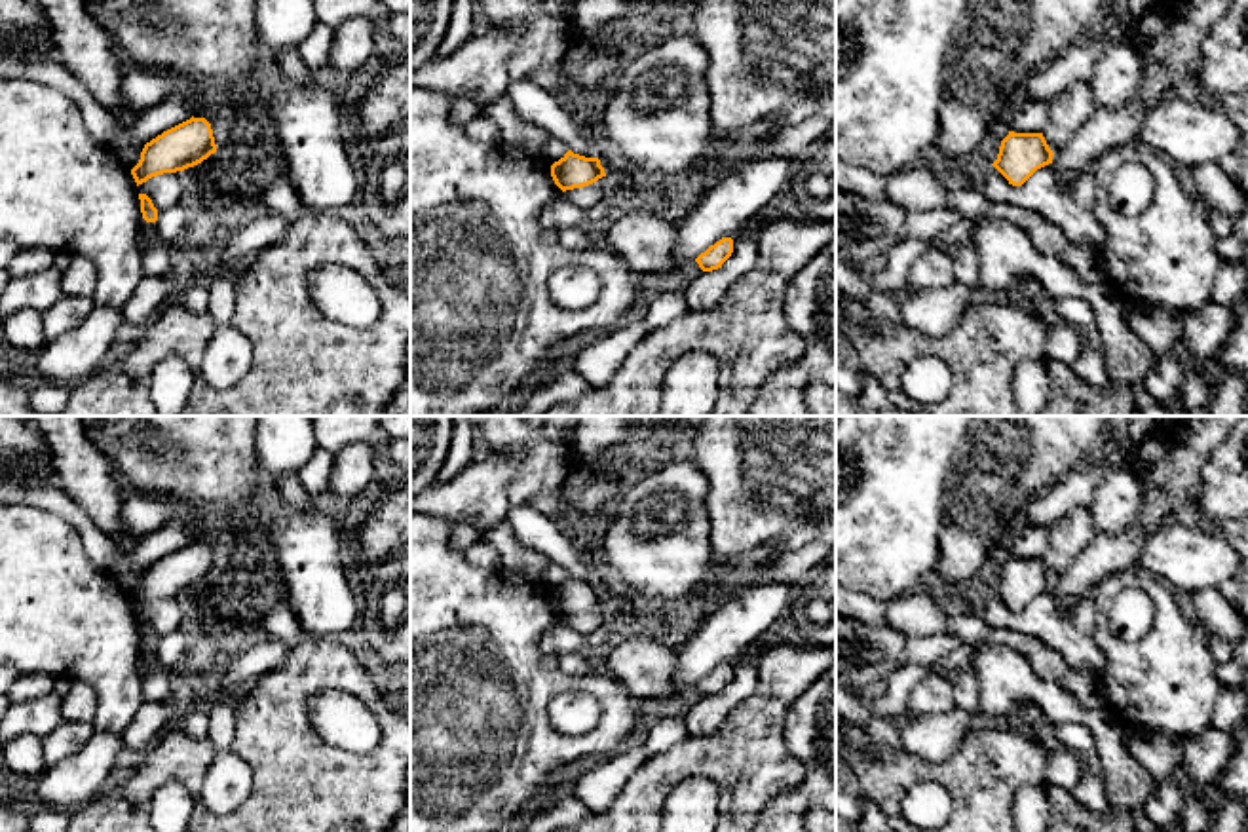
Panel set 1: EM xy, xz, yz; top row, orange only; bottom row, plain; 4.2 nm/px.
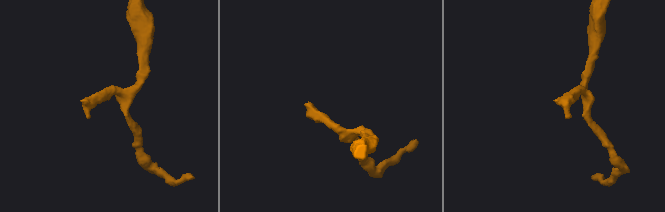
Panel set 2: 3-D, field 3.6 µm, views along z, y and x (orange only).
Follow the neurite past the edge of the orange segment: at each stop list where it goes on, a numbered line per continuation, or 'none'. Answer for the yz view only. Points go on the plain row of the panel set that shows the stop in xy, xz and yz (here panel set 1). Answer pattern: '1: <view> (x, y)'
none

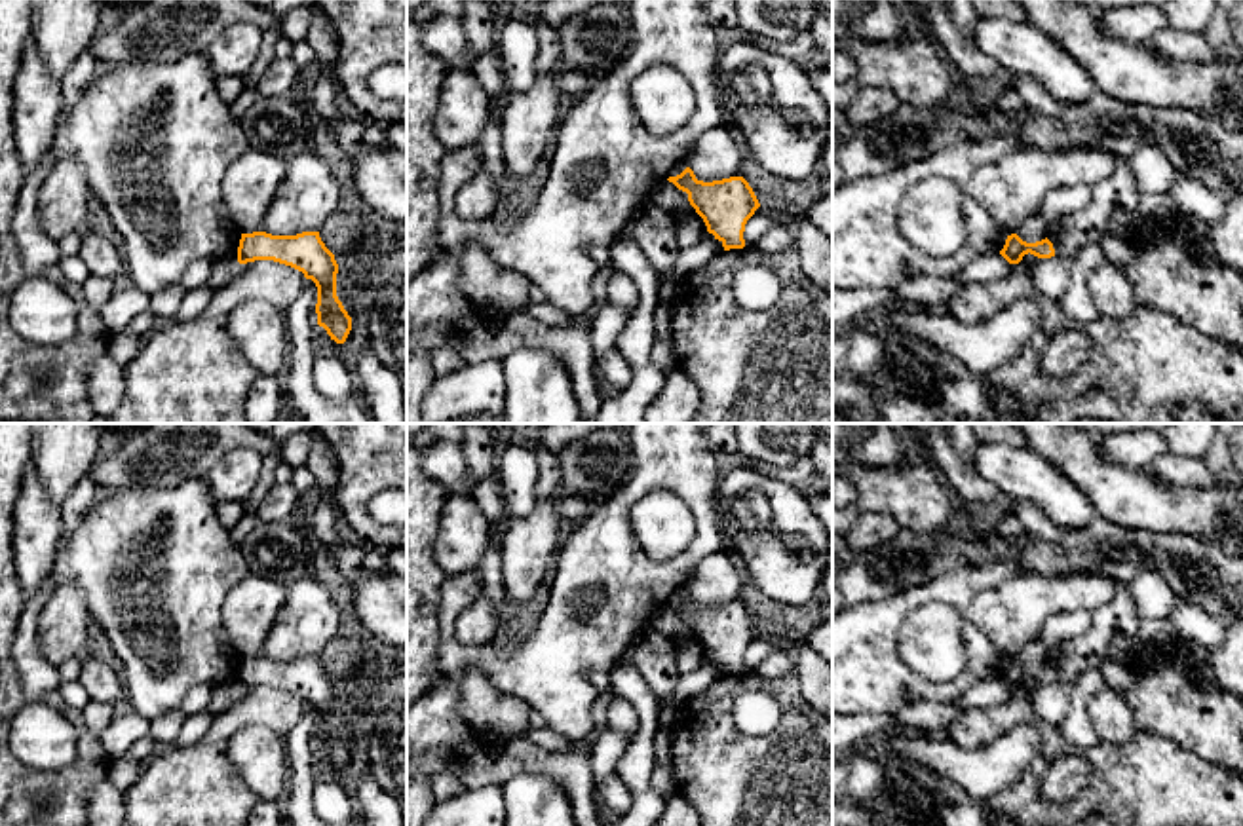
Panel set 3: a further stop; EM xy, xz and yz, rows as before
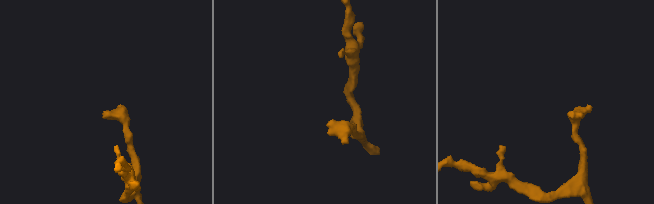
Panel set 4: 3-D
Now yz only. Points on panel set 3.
1: yz (1116, 619)
2: yz (989, 692)

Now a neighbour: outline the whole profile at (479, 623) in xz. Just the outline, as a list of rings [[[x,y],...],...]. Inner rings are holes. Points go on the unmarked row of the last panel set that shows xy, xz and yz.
[[[481,589],[475,602],[456,619],[454,636],[460,644],[483,646],[498,640],[500,623],[494,604]]]

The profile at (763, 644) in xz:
[[[758,632],[745,649],[743,657],[745,672],[753,672],[762,659],[766,659],[770,653],[774,653],[779,648],[785,648],[781,640]]]

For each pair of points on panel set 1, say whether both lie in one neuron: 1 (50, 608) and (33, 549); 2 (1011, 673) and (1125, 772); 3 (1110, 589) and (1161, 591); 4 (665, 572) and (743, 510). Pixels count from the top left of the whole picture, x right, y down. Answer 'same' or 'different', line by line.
1: same
2: same
3: same
4: different

